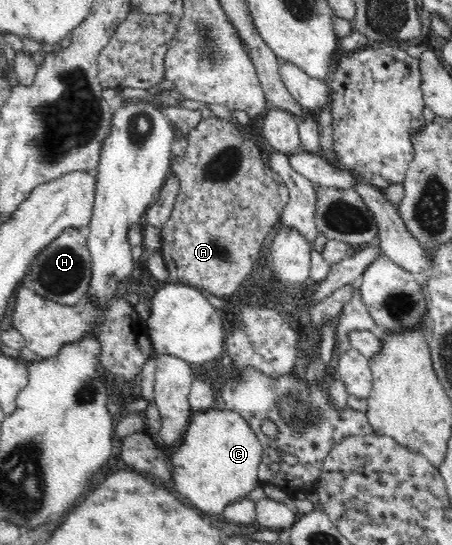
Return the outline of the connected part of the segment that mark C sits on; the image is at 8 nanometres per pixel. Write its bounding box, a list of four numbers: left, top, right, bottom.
[169,407,263,519]

